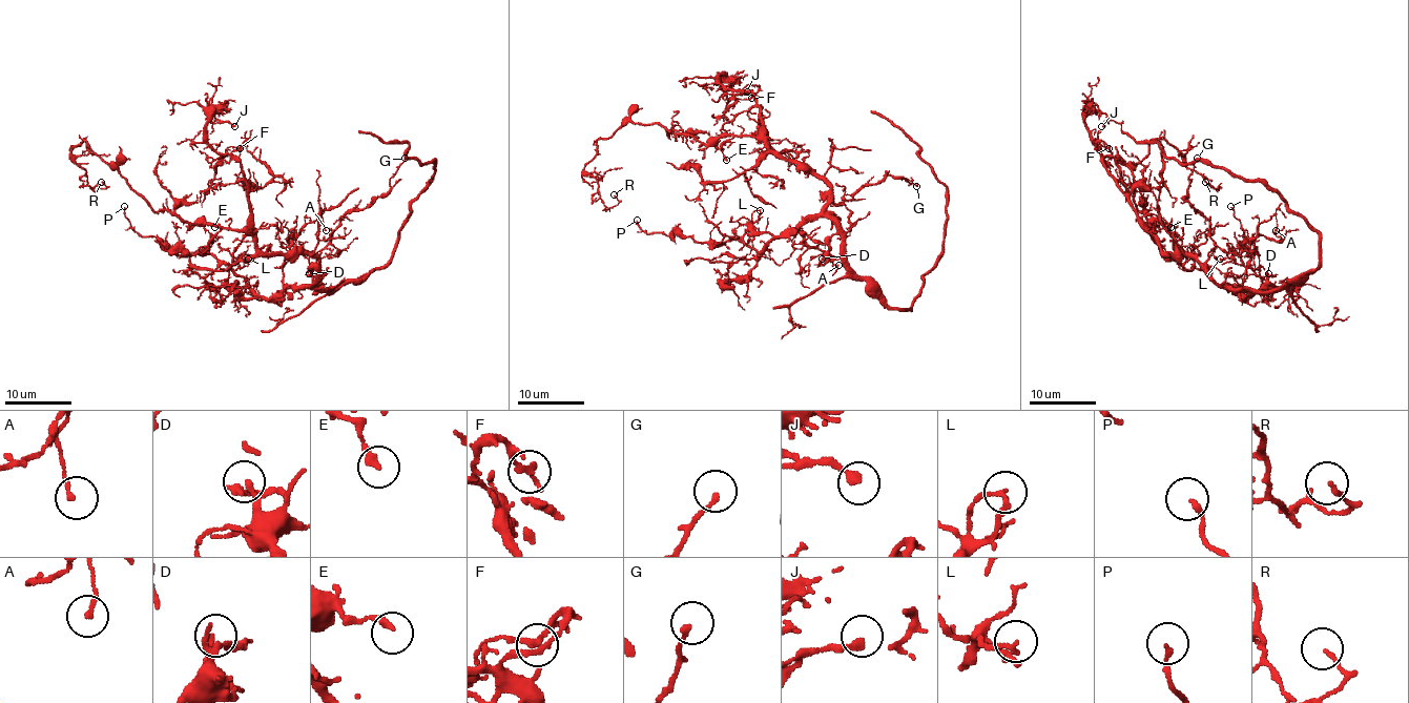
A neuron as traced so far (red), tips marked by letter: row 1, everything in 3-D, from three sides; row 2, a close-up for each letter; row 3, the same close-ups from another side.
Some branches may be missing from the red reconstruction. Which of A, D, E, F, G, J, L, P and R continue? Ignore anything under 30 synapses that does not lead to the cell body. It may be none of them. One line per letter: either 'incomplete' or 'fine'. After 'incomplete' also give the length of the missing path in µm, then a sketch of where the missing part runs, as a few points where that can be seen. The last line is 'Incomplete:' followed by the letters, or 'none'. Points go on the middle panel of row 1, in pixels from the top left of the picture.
A: fine
D: fine
E: fine
F: fine
G: fine
J: fine
L: fine
P: fine
R: fine
Incomplete: none

